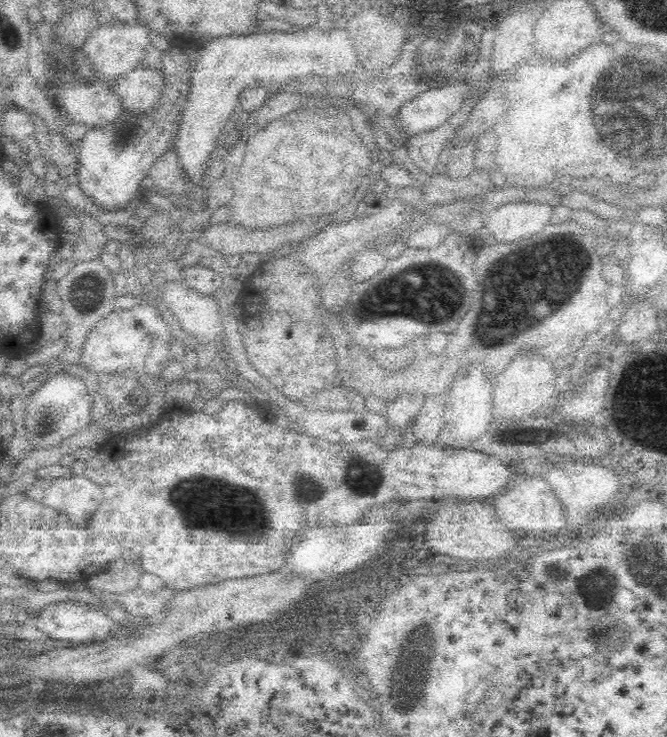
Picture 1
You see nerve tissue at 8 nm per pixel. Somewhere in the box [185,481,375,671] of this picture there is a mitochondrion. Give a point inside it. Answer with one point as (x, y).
(296, 646)

